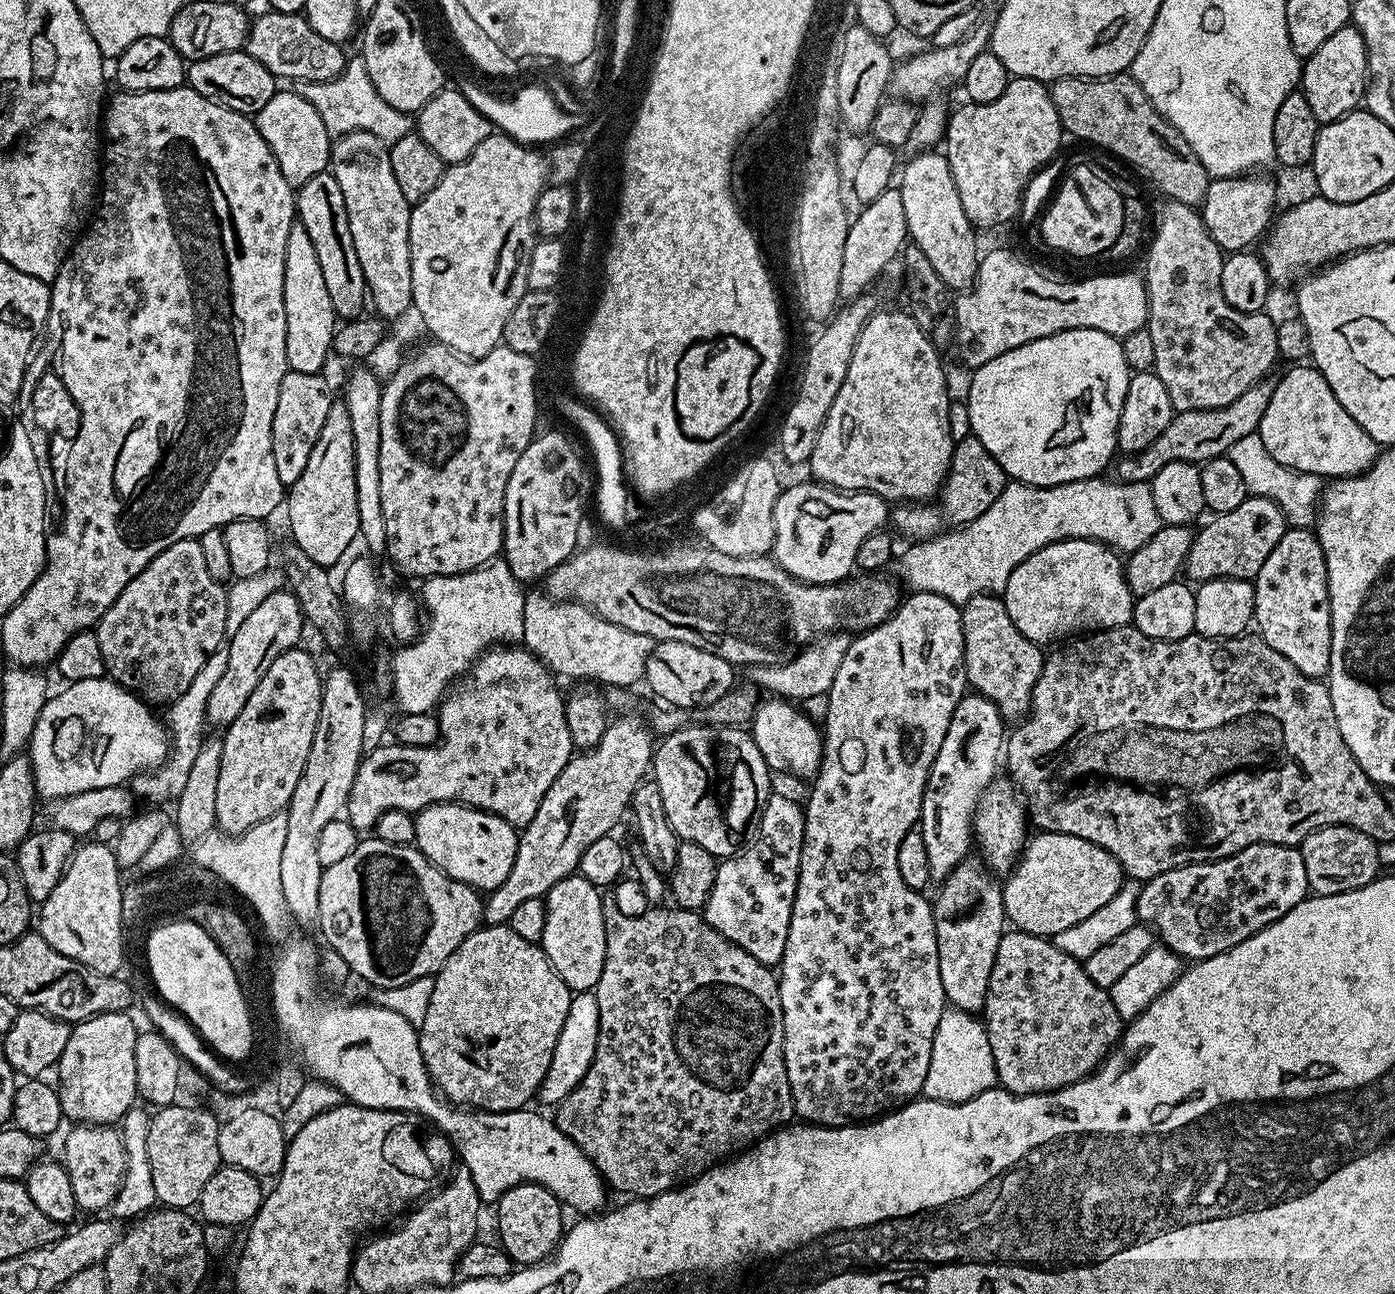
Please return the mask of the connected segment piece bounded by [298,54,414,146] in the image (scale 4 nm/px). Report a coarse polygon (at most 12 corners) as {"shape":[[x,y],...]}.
{"shape":[[363,55],[326,82],[303,81],[329,137],[369,132],[387,145],[414,131],[374,90]]}

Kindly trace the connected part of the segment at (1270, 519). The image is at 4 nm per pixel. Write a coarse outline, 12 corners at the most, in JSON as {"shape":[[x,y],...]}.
{"shape":[[1248,495],[1192,537],[1189,581],[1255,581],[1286,521]]}

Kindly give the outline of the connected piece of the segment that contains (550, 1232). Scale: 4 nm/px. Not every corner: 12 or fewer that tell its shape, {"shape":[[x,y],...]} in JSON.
{"shape":[[541,1184],[496,1201],[499,1247],[531,1266],[555,1253],[565,1209]]}

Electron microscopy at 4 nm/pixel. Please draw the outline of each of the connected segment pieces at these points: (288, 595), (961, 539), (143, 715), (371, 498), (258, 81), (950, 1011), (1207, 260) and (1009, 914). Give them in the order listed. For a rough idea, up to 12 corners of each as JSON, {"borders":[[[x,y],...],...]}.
{"borders":[[[291,590],[270,594],[226,644],[207,723],[227,726],[306,621]],[[1010,482],[986,514],[909,543],[895,575],[962,606],[1060,540],[1134,553],[1151,483]],[[111,678],[49,695],[26,755],[48,802],[124,786],[167,727]],[[356,366],[342,402],[354,430],[359,539],[388,550],[378,482],[381,377]],[[247,50],[191,61],[187,87],[255,114],[277,77]],[[949,1007],[925,1100],[961,1104],[997,1087],[988,1031]],[[1168,200],[1142,271],[1176,412],[1228,406],[1277,363],[1234,310],[1225,253]],[[1040,830],[1003,881],[1019,931],[1055,938],[1125,879],[1102,846]]]}

